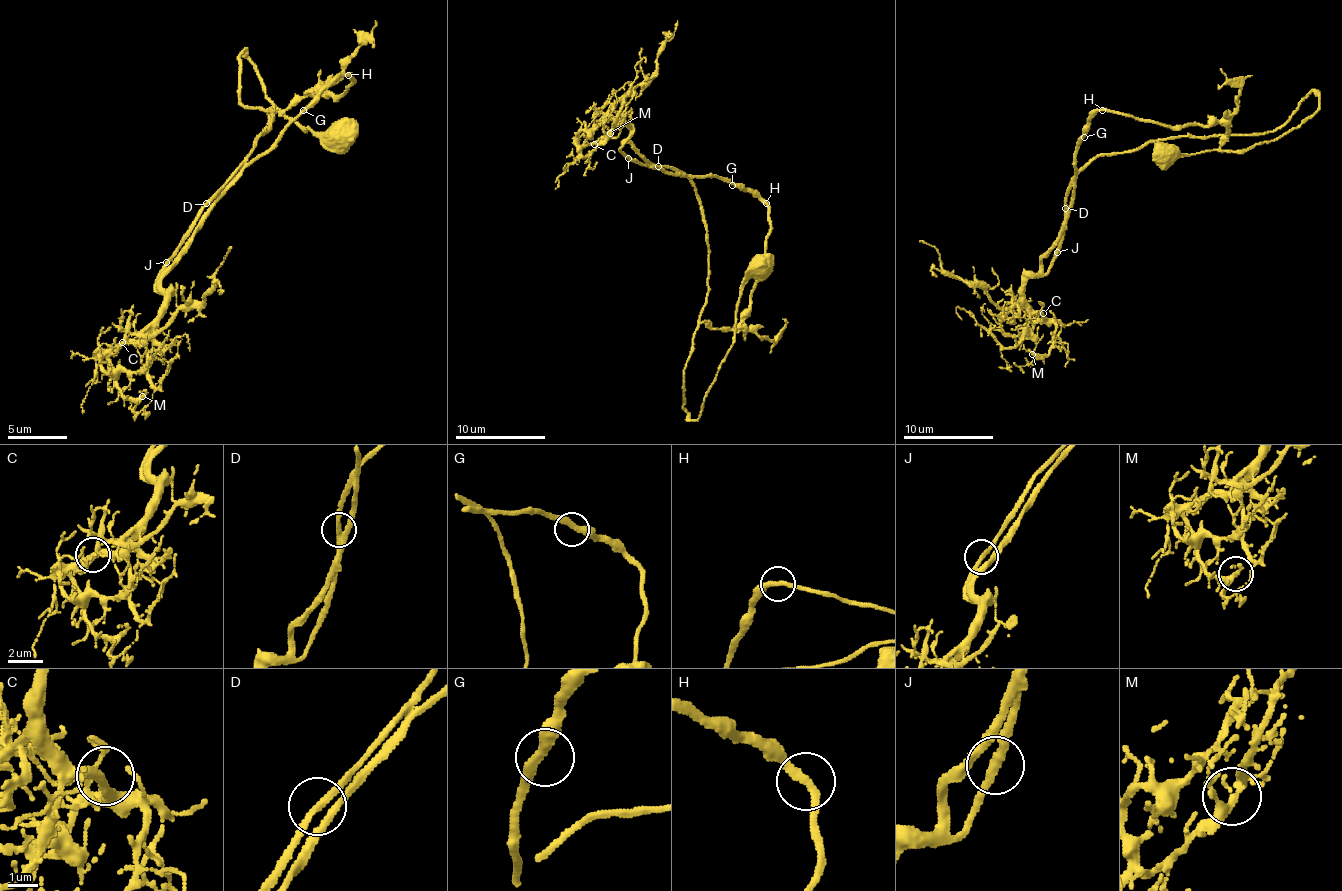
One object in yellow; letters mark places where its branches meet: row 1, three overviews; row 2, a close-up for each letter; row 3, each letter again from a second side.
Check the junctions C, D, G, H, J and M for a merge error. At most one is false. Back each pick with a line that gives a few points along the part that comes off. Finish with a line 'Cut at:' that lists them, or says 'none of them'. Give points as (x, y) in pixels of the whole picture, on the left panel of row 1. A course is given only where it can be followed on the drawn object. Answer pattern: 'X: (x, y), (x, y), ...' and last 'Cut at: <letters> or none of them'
Cut at: none of them

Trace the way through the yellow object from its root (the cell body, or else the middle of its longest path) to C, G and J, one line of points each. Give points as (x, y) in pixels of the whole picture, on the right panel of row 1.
C: (1147, 141), (1131, 150), (1097, 155), (1075, 178), (1066, 225), (1023, 293), (1025, 302), (1043, 313)
G: (1147, 141), (1131, 150), (1097, 155), (1075, 173), (1075, 148), (1084, 137)
J: (1147, 141), (1131, 150), (1097, 155), (1075, 178), (1073, 207), (1068, 211), (1061, 248), (1057, 252)

